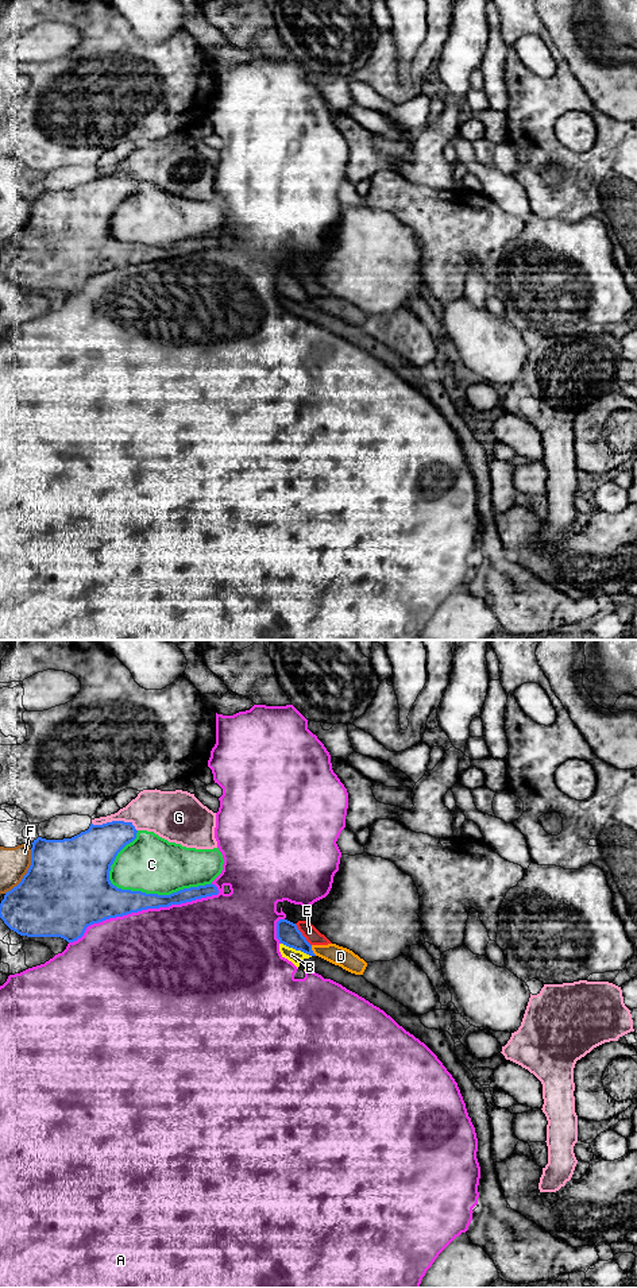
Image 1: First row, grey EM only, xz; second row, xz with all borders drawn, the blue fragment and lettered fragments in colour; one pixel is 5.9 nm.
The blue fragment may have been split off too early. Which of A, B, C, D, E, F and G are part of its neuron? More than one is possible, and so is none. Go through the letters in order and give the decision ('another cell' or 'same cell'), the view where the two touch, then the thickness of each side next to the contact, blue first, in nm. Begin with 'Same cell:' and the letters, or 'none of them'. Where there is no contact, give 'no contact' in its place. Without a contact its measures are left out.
Same cell: none of them
A: another cell; contact in xz; calibres 220 and 480 nm
B: another cell; contact in xz; calibres 140 and 80 nm
C: another cell; contact in xz; calibres 180 and 340 nm
D: another cell; contact in xz; calibres 140 and 120 nm
E: another cell; contact in xz; calibres 140 and 90 nm
F: another cell; contact in xz; calibres 500 and 180 nm
G: another cell; contact in xz; calibres 280 and 260 nm

